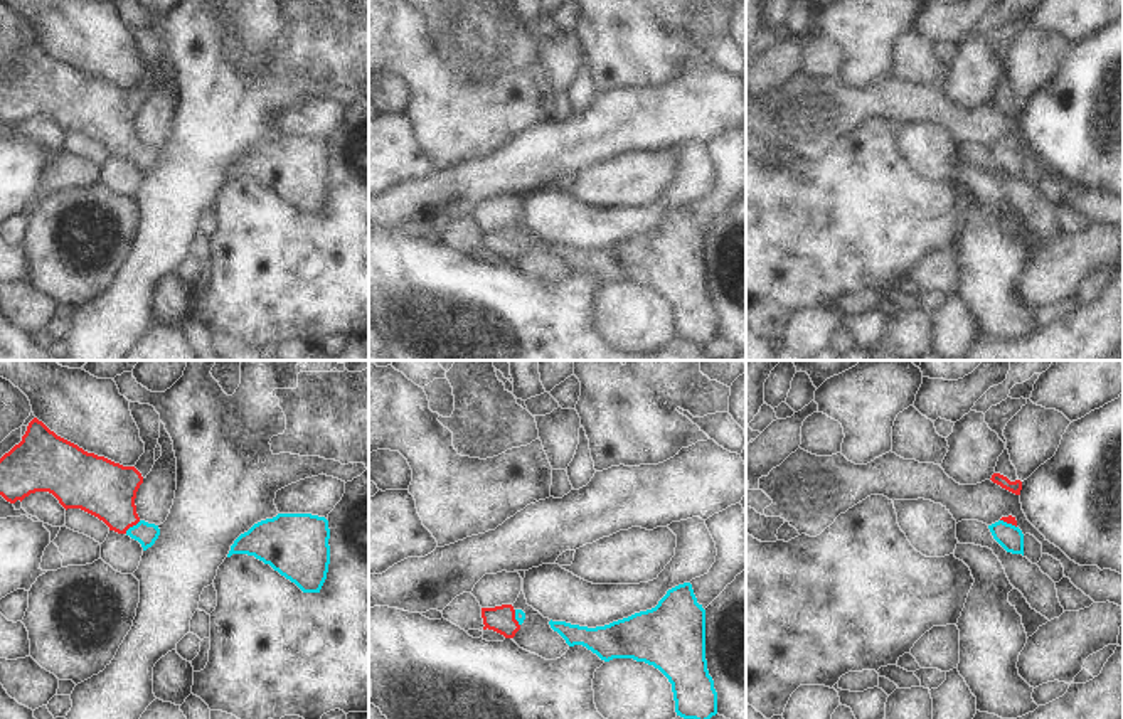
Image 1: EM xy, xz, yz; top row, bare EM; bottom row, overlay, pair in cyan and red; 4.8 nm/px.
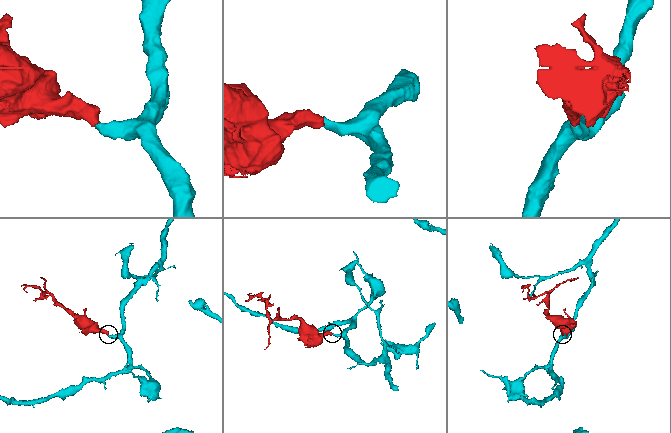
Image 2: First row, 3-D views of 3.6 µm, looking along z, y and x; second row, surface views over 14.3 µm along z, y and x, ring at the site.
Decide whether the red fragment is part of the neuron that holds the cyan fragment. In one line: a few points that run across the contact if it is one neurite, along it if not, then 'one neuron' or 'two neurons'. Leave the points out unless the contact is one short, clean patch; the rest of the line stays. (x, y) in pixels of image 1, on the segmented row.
line xy (143, 532), (133, 526), (117, 509), (105, 489); one neuron

